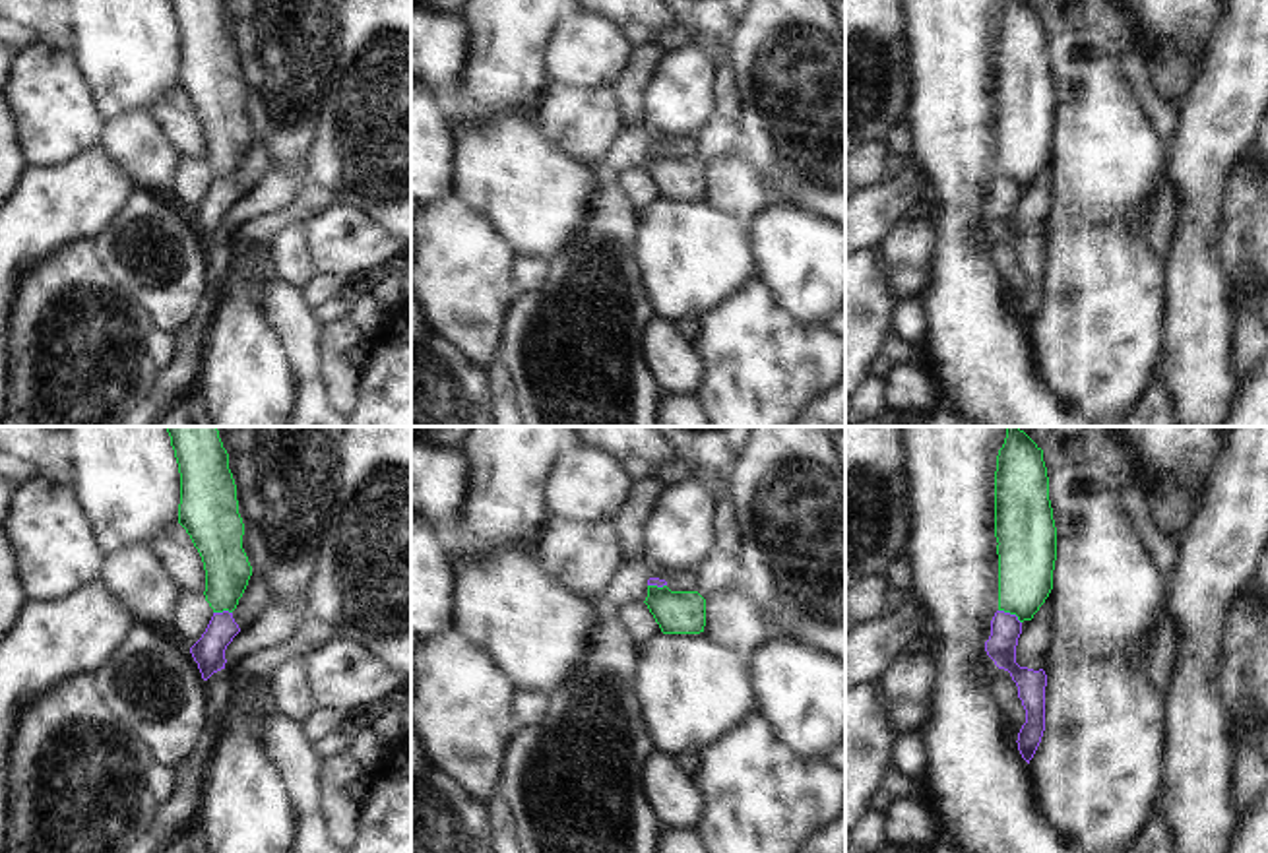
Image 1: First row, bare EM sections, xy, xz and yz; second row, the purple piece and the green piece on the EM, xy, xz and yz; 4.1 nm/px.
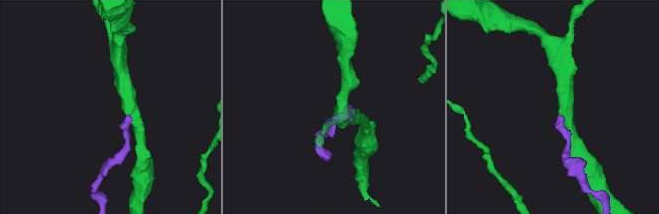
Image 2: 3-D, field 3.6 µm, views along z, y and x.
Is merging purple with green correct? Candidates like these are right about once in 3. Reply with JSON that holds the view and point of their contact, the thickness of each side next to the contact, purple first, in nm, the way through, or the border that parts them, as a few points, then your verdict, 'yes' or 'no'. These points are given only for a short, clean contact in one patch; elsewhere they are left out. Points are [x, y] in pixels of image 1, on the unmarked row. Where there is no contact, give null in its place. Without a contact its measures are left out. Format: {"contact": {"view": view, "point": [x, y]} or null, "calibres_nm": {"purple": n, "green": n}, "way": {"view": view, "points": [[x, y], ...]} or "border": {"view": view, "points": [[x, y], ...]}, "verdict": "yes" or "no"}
{"contact": {"view": "yz", "point": [1011, 181]}, "calibres_nm": {"purple": 130, "green": 240}, "border": {"view": "yz", "points": [[999, 175], [1014, 181], [1020, 189]]}, "verdict": "no"}

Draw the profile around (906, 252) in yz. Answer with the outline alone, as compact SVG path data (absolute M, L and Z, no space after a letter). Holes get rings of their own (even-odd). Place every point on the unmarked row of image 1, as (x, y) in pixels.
M929 219L900 221L876 248L896 302L923 297L929 287L935 227Z

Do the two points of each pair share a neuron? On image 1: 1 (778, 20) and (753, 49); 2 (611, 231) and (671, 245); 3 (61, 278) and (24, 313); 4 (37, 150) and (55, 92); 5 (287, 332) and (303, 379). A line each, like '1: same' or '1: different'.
1: same
2: different
3: same
4: same
5: same

